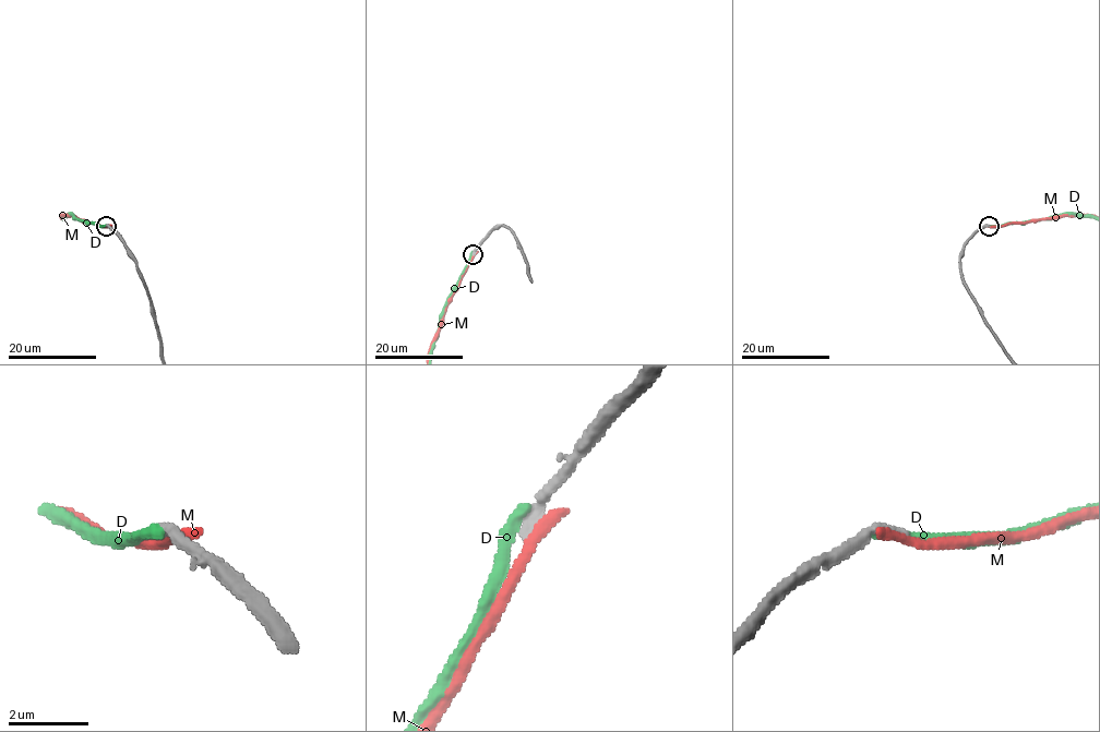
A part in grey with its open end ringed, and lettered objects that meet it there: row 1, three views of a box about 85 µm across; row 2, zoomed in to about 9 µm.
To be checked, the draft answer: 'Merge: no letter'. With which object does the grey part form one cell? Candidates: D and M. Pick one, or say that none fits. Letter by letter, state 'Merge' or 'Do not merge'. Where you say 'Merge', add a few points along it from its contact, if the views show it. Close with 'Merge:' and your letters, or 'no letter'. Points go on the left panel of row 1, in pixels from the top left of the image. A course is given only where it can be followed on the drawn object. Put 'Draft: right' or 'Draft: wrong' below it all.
D: Do not merge
M: Do not merge
Merge: no letter
Draft: right

